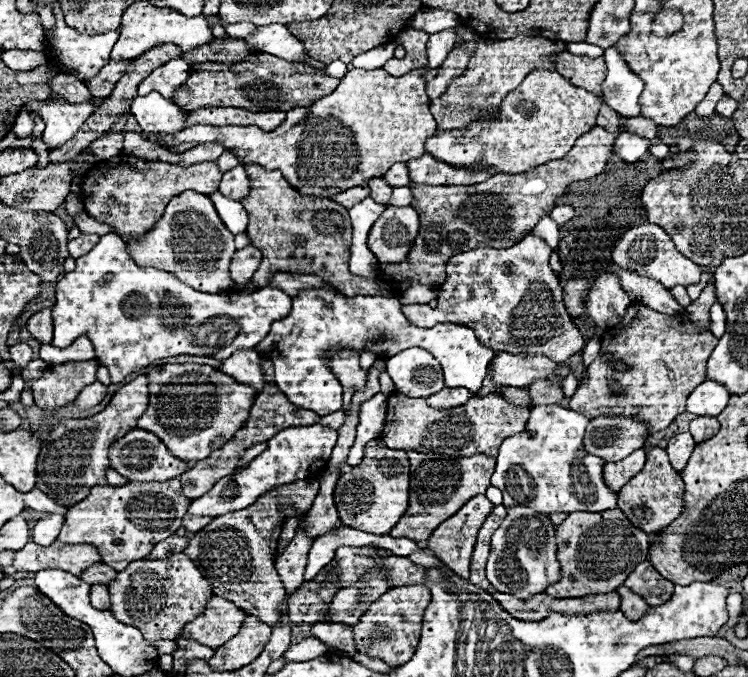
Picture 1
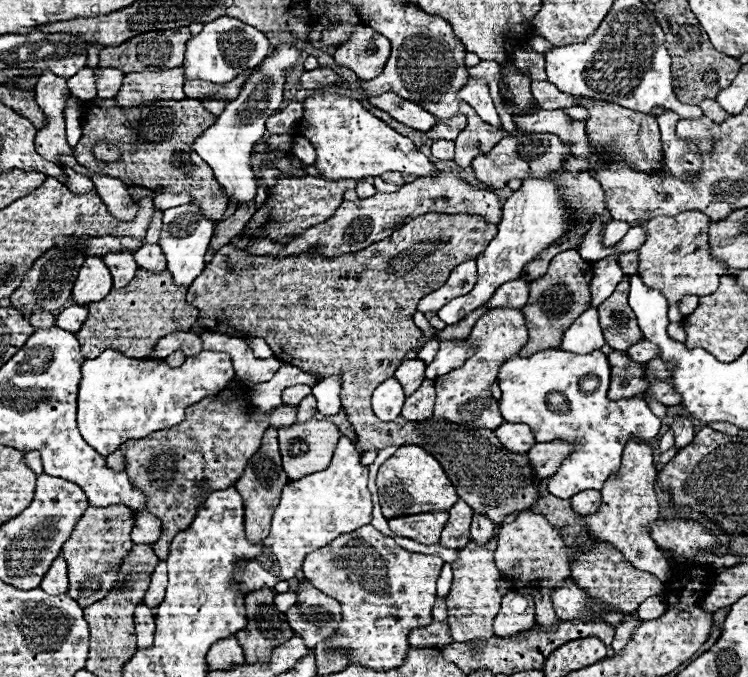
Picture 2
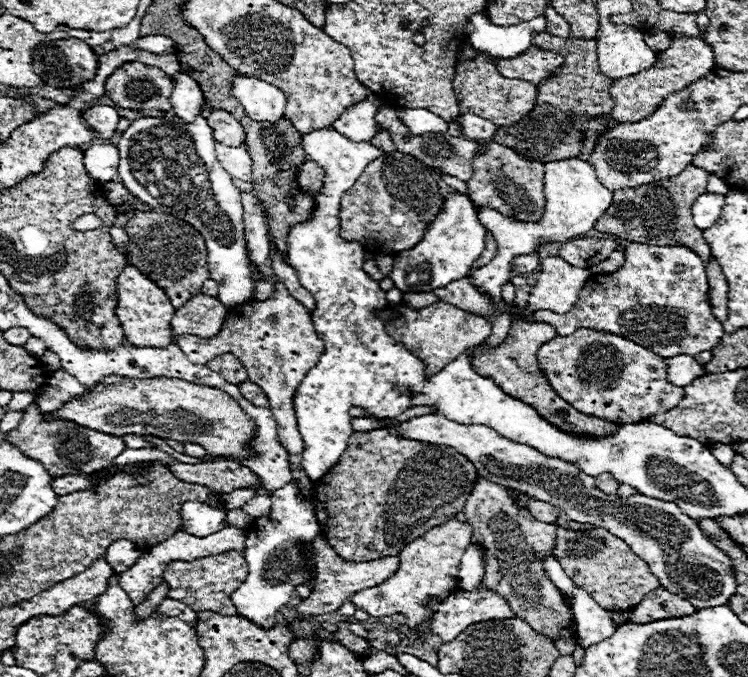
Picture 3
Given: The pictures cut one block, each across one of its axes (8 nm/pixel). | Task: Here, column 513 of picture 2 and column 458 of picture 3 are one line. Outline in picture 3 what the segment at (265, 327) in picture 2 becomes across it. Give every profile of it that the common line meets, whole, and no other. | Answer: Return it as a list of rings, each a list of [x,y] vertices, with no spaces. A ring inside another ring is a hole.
[[[396,428],[352,434],[340,460],[320,480],[316,480],[316,516],[324,538],[344,560],[370,562],[396,556],[400,550],[404,550],[404,546],[408,546],[408,542],[414,542],[420,538],[420,534],[432,530],[432,526],[442,526],[448,518],[454,518],[458,512],[462,512],[476,478],[478,472],[474,464],[450,446],[416,442],[400,436]]]

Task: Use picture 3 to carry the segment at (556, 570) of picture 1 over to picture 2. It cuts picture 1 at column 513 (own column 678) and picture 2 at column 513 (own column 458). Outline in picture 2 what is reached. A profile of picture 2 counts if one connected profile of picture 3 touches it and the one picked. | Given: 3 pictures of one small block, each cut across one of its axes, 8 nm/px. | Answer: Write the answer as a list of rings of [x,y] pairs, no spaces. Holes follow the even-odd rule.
[[[504,422],[502,426],[498,426],[494,430],[494,434],[506,450],[512,450],[512,452],[518,452],[518,454],[526,454],[532,448],[532,444],[536,442],[534,436],[532,436],[532,430],[526,424]]]

